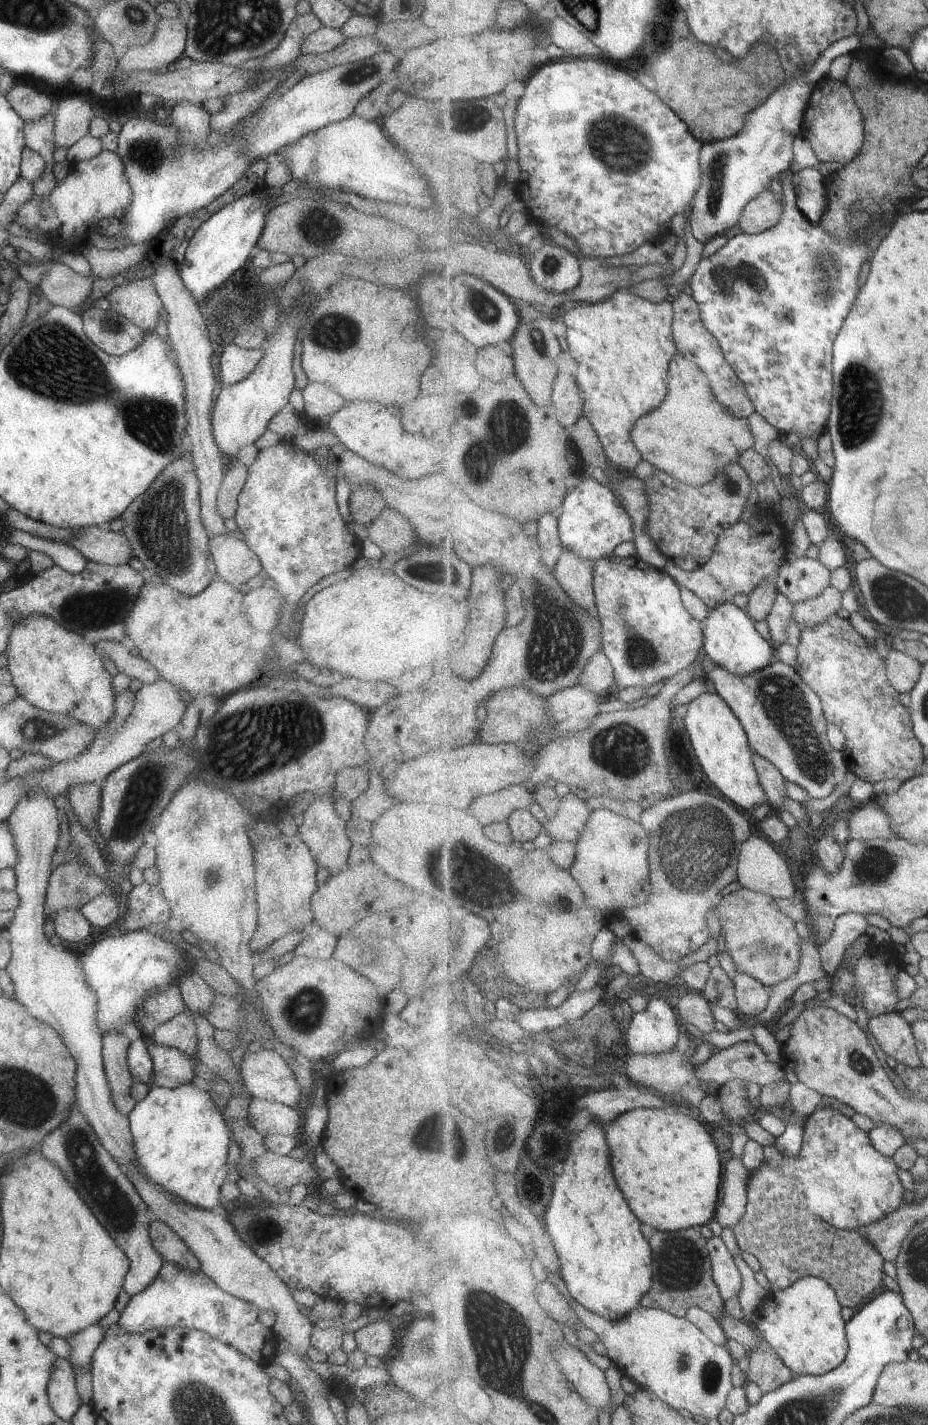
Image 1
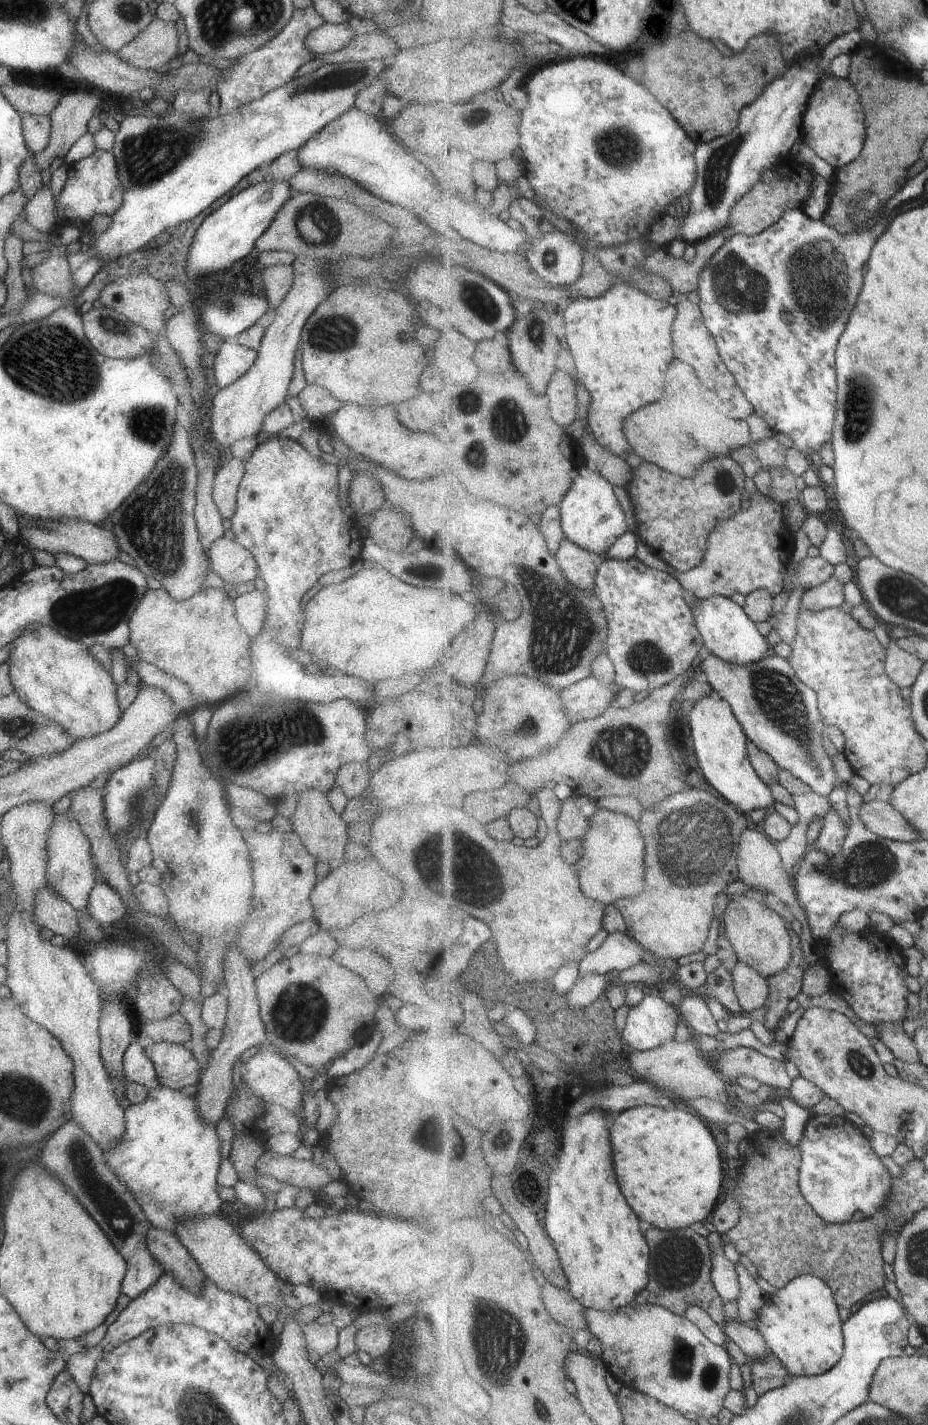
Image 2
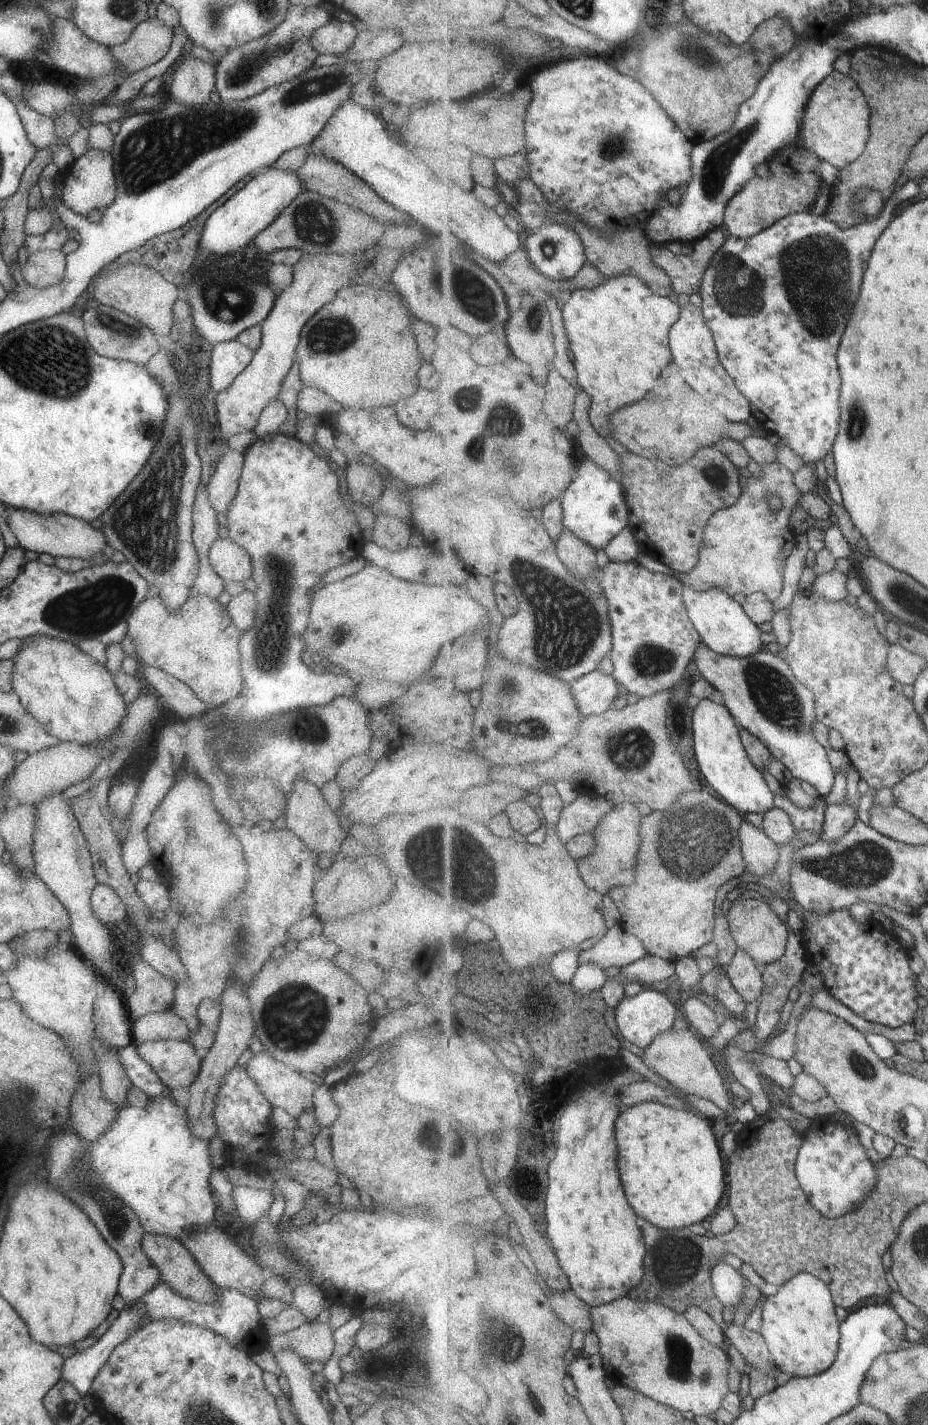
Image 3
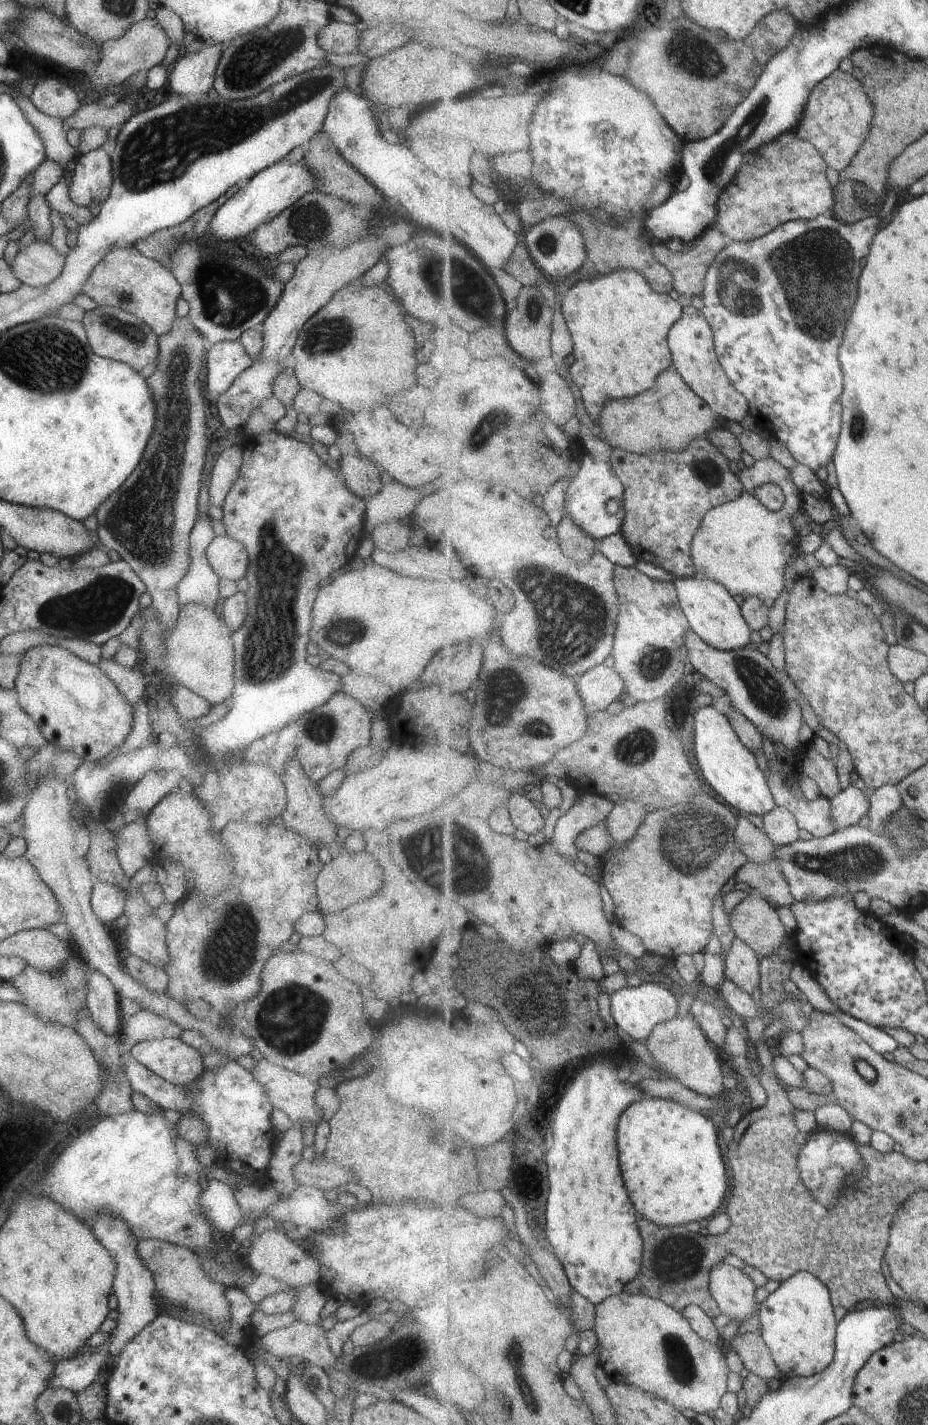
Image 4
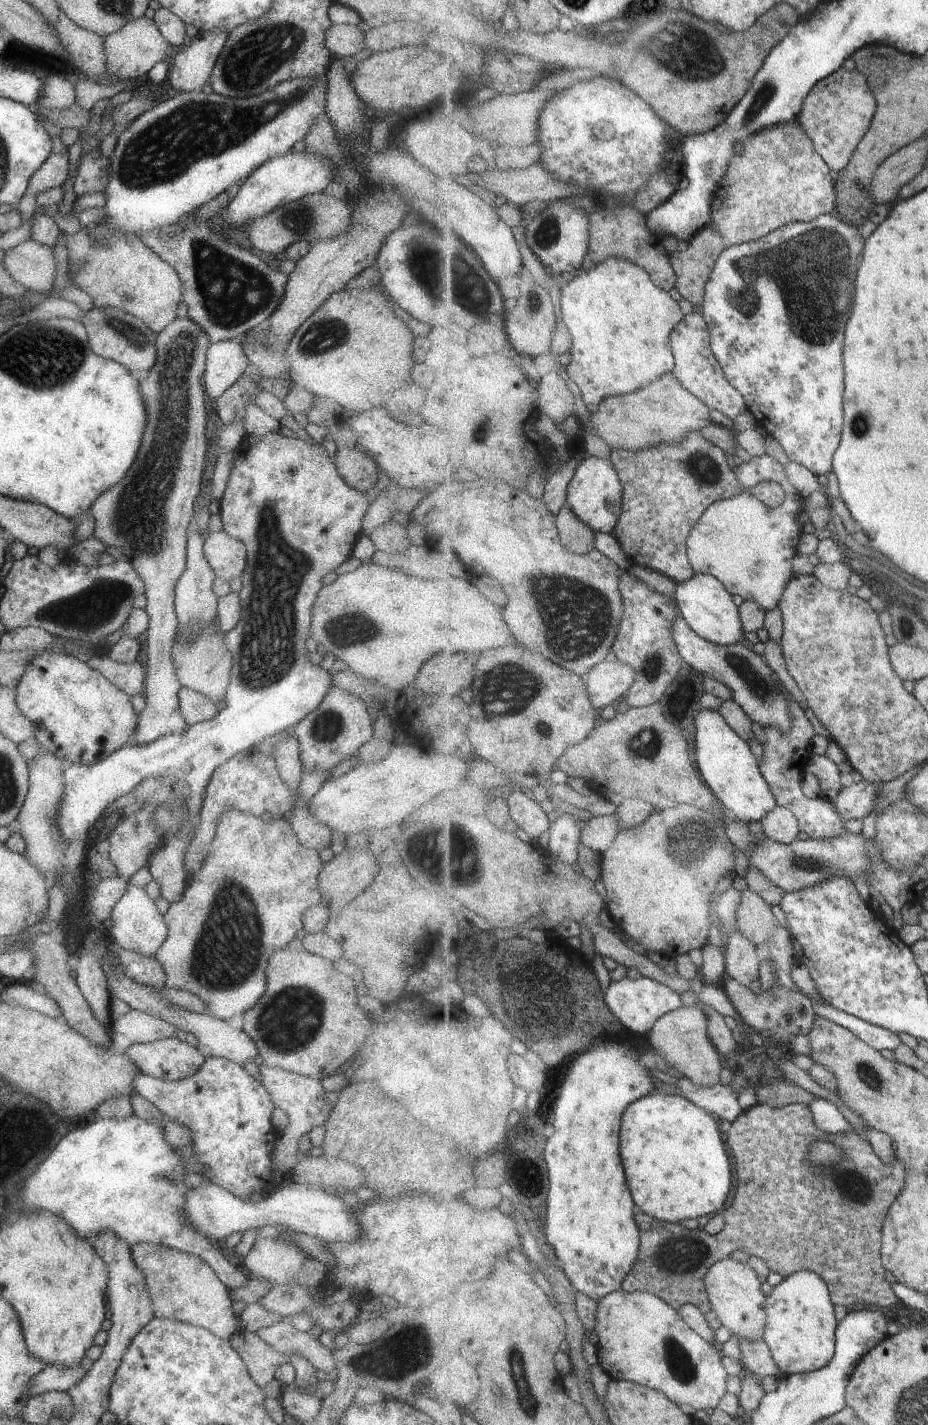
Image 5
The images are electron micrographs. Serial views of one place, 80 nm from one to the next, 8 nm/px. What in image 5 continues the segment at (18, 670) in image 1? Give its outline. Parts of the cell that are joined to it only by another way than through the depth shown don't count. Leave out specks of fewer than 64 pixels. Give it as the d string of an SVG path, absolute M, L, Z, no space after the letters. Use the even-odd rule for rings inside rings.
M58 649L41 651L27 664L15 687L14 696L19 713L32 726L35 741L41 745L41 749L53 754L64 765L83 766L97 763L127 744L138 720L129 699L127 694L112 686L96 669L89 668L85 661L69 653L61 653Z

